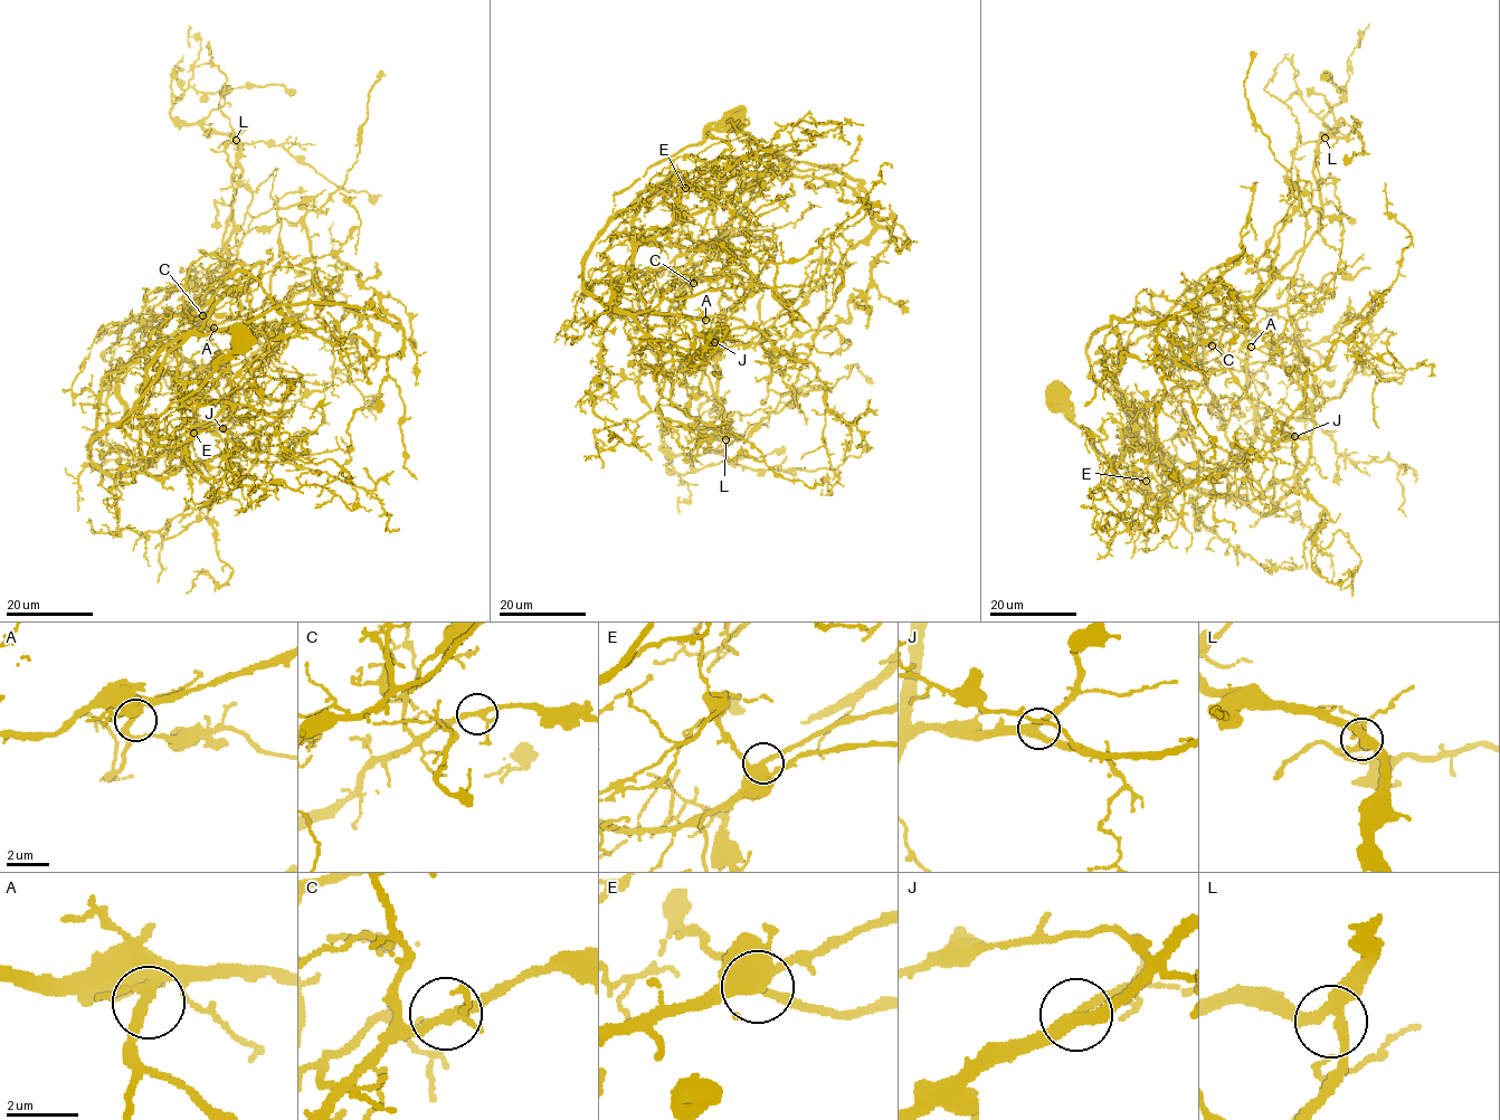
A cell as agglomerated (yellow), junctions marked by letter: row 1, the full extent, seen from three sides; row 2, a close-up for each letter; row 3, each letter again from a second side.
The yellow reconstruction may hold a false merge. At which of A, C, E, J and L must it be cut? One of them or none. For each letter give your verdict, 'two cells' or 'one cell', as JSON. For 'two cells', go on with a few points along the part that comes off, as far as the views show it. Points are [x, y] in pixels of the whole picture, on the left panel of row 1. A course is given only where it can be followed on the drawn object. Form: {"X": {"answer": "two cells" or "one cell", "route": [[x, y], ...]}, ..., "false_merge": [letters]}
{"A": {"answer": "one cell"}, "C": {"answer": "two cells", "route": [[202, 315], [120, 377], [134, 426], [164, 345], [281, 306], [372, 303], [404, 348], [241, 272], [144, 302]]}, "E": {"answer": "one cell"}, "J": {"answer": "one cell"}, "L": {"answer": "one cell"}, "false_merge": ["C"]}

